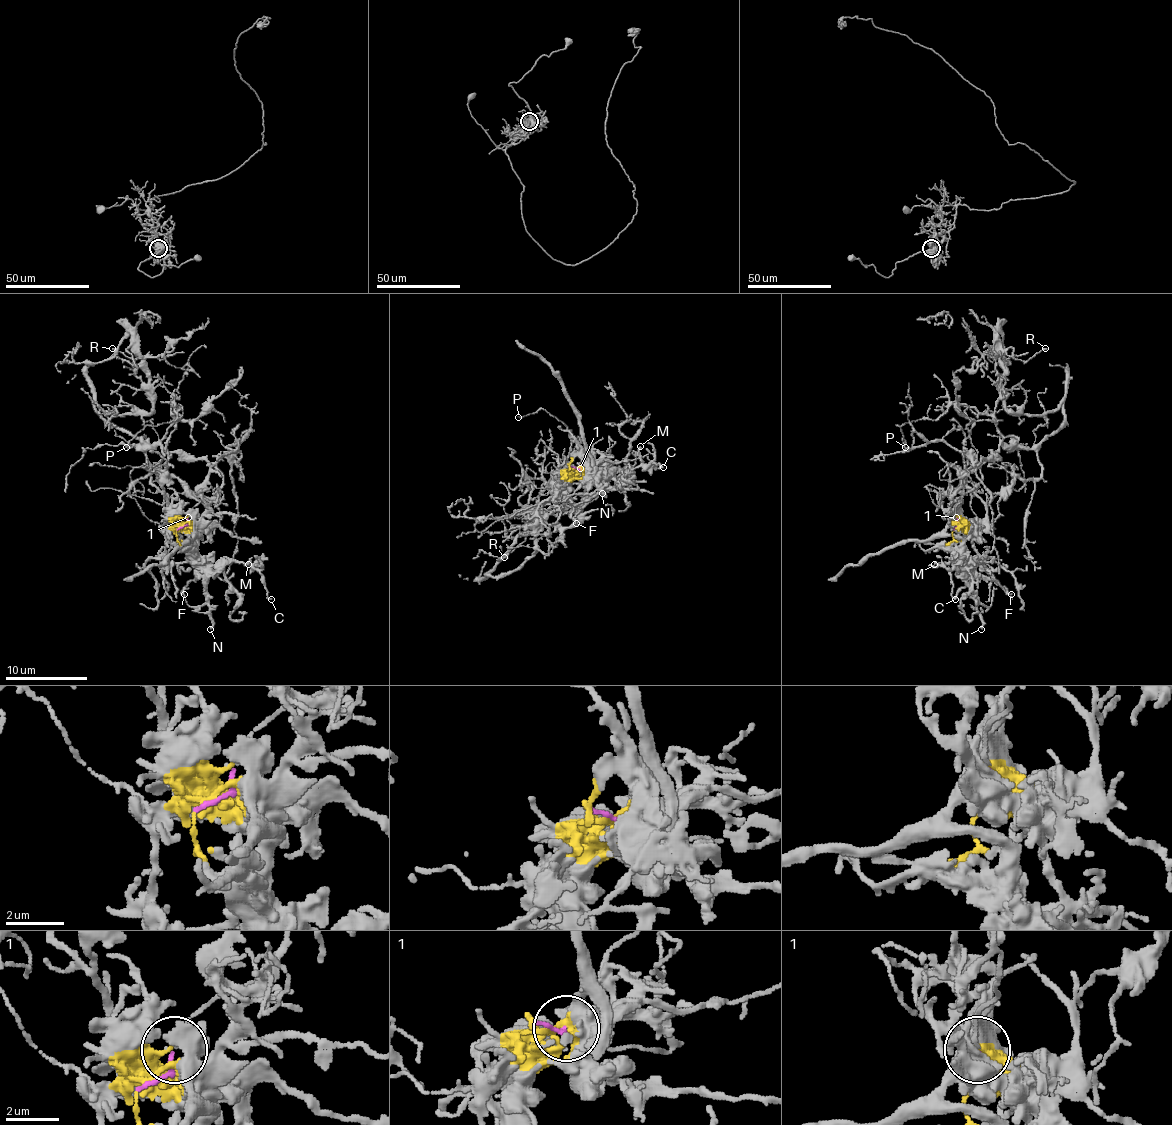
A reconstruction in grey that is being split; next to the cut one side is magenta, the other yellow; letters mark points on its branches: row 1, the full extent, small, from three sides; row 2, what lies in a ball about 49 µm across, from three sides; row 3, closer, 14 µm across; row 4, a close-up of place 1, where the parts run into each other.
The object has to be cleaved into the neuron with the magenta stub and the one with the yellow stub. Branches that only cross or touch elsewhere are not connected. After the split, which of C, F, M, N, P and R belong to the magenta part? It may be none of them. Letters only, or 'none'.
P, R

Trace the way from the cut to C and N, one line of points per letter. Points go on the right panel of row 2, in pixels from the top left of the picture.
C: (954, 530), (952, 536), (960, 540), (964, 561), (954, 565), (952, 573), (952, 595), (956, 600)
N: (954, 530), (952, 536), (962, 544), (966, 583), (976, 602), (983, 624), (980, 628)

